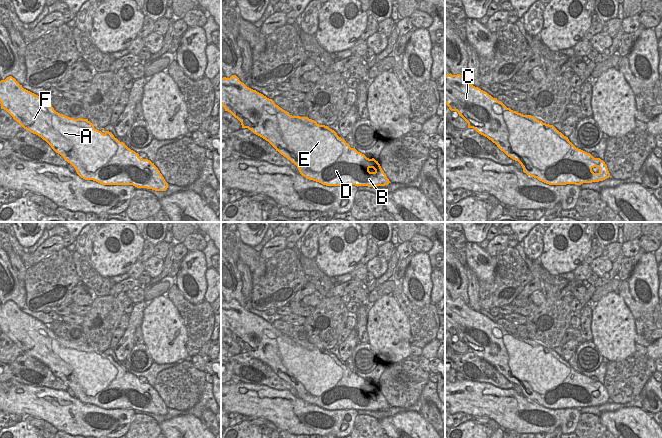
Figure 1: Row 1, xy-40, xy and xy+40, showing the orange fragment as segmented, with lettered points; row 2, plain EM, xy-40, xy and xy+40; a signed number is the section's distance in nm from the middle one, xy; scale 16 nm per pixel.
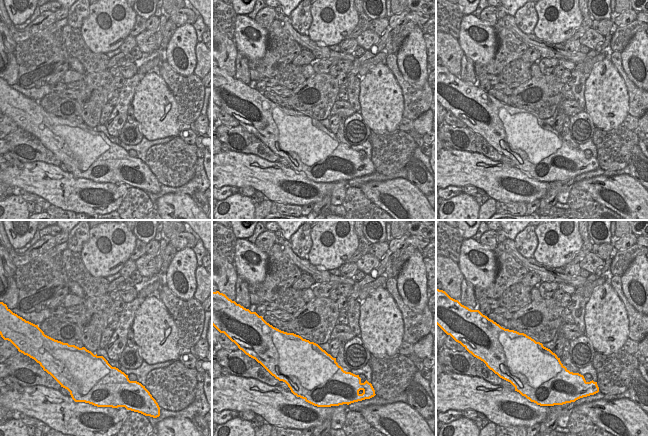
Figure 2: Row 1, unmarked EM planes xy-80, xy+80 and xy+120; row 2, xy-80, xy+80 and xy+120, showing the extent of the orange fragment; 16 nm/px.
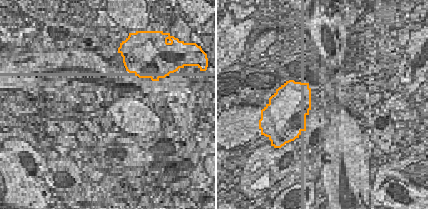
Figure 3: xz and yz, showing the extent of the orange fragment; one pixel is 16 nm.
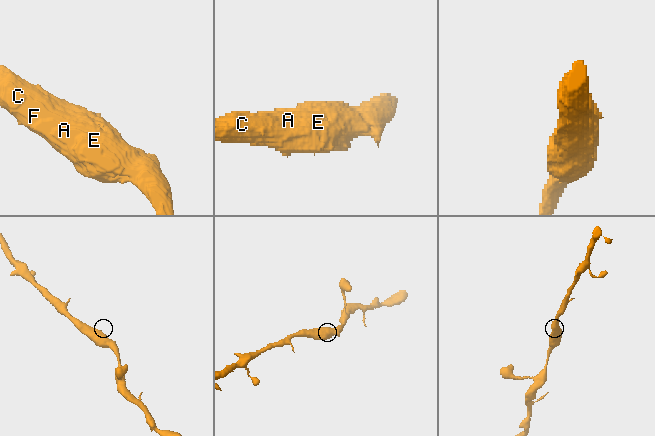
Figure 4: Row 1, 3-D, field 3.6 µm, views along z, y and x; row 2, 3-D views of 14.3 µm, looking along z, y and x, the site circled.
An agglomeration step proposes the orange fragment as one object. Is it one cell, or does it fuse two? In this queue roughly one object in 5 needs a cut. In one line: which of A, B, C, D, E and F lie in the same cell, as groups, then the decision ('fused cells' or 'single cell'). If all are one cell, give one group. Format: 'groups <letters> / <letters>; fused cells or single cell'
groups A B C D E F; single cell

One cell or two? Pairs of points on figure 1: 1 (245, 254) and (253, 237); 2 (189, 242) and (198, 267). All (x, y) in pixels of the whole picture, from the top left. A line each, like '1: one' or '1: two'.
1: two
2: two

